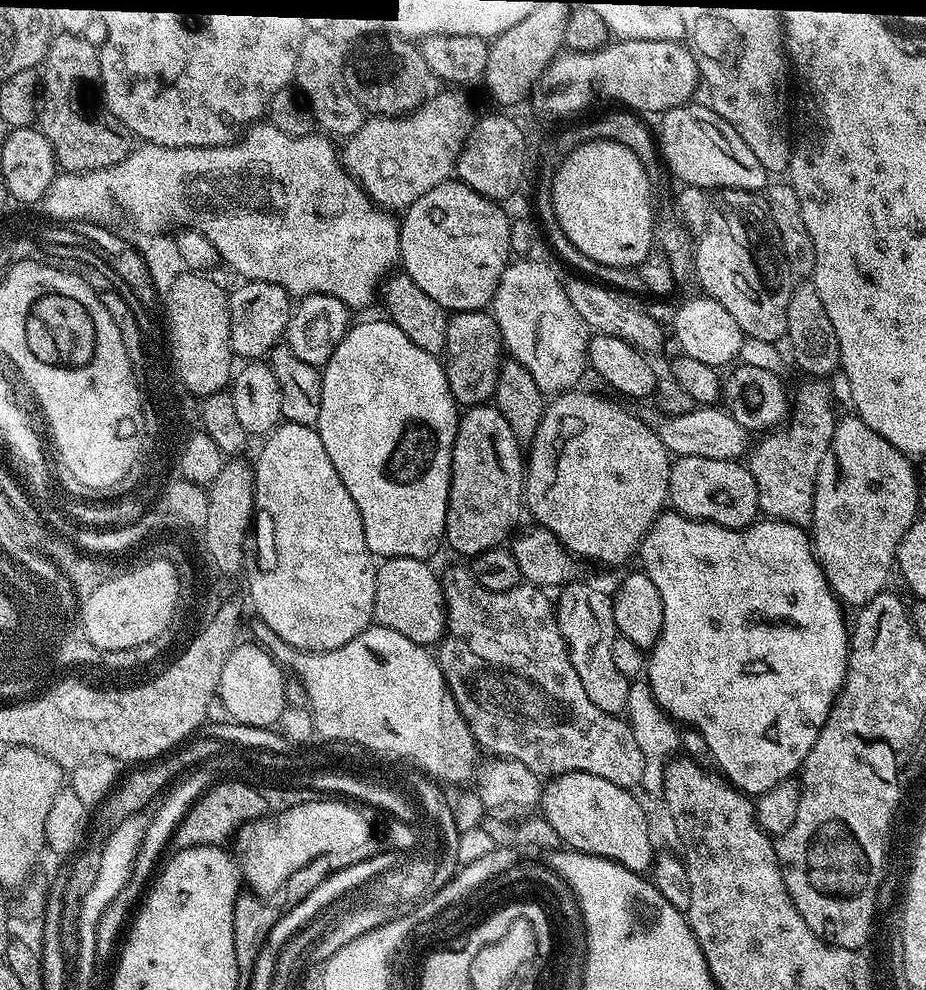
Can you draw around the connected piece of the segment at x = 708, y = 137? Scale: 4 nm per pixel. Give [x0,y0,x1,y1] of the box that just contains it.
[662,114,766,194]

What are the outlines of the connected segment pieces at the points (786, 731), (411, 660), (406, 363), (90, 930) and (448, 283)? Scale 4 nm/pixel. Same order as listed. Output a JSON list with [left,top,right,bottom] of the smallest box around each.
[[638,503,861,798],[314,622,478,785],[318,323,462,562],[74,810,151,972],[402,178,514,318]]

